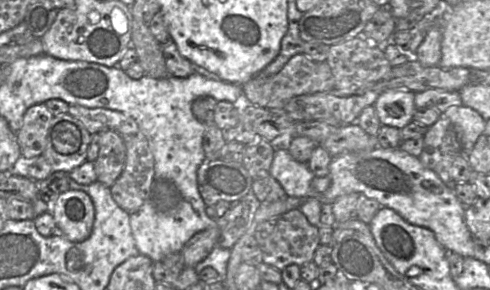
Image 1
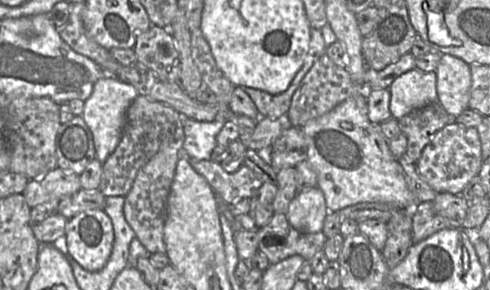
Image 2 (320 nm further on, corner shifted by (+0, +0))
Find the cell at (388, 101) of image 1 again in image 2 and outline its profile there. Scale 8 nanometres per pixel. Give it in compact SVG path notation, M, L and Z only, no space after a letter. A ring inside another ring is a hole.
M412 69L397 77L390 87L390 112L400 119L411 111L438 102L436 73Z

